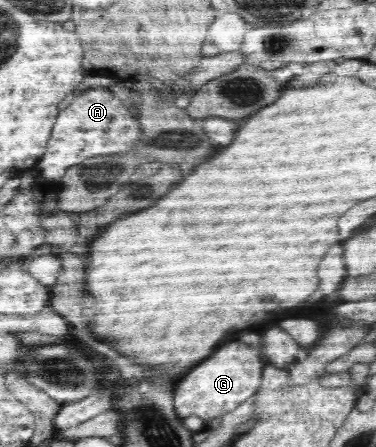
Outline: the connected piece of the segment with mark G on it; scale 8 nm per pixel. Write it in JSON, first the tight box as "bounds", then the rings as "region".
{"bounds":[175,342,263,422],"region":[[[231,342],[215,350],[215,354],[199,364],[191,374],[187,374],[177,390],[175,390],[175,410],[179,416],[197,416],[205,422],[213,420],[231,412],[237,408],[237,404],[245,402],[249,396],[253,396],[261,384],[261,372],[263,362],[259,360],[257,350],[253,350],[247,344]]]}

